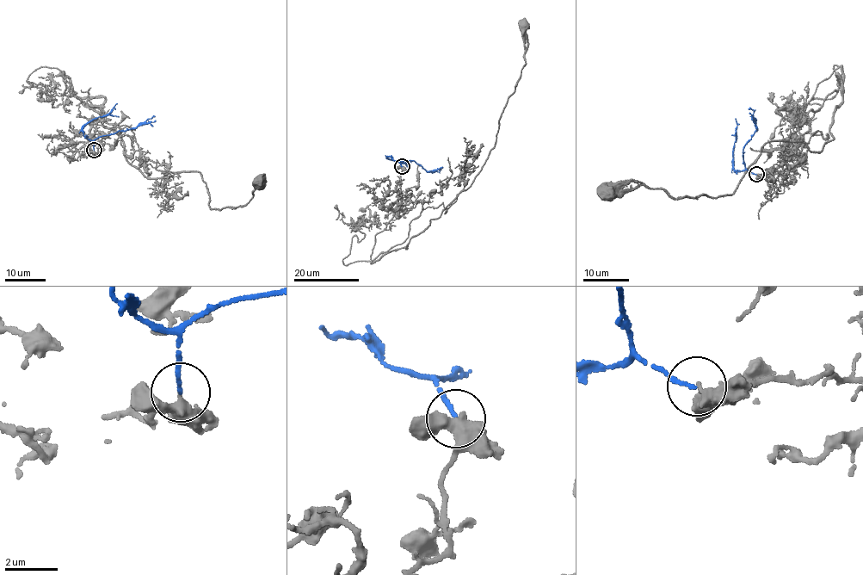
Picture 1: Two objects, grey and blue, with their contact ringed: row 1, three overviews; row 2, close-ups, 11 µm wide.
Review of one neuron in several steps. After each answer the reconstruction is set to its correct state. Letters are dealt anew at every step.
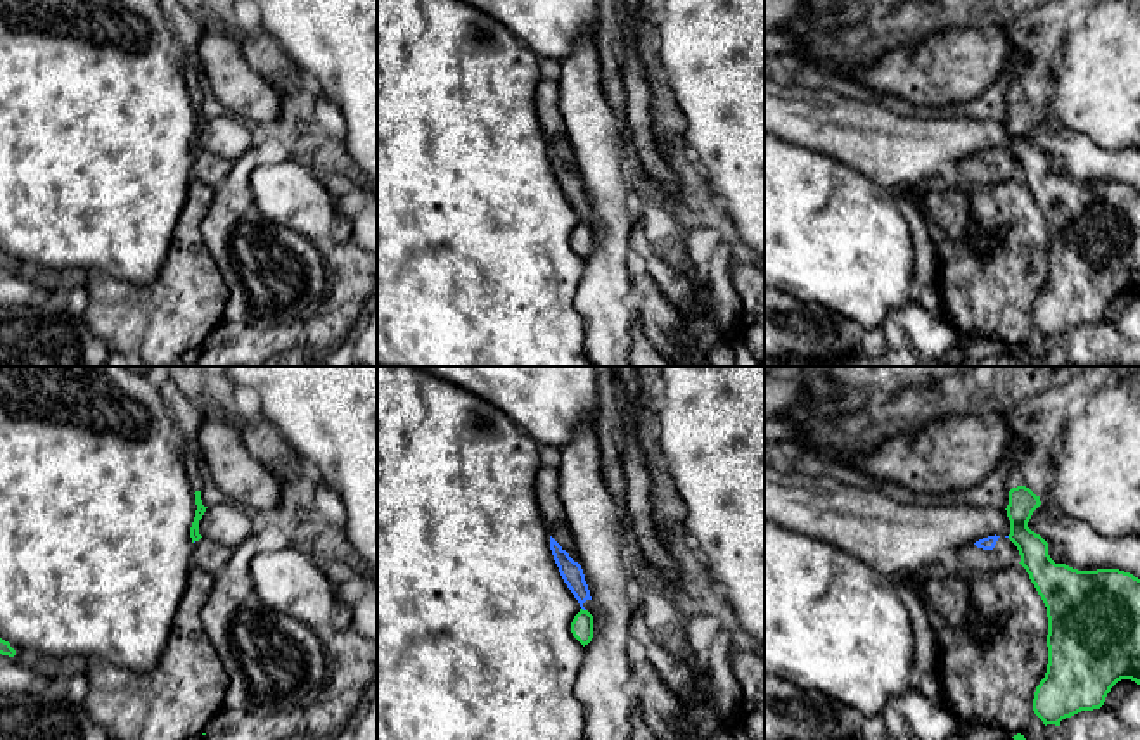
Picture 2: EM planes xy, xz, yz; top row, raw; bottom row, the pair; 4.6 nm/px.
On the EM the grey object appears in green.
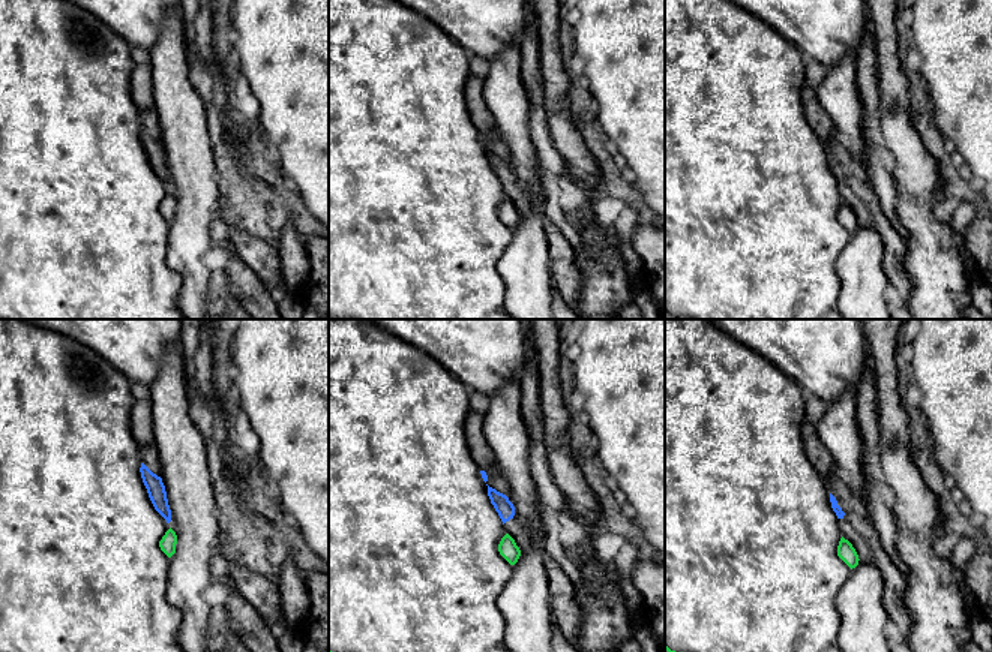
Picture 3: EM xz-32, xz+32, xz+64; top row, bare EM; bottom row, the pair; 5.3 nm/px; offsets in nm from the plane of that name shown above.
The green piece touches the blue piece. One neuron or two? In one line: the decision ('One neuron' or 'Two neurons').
Two neurons

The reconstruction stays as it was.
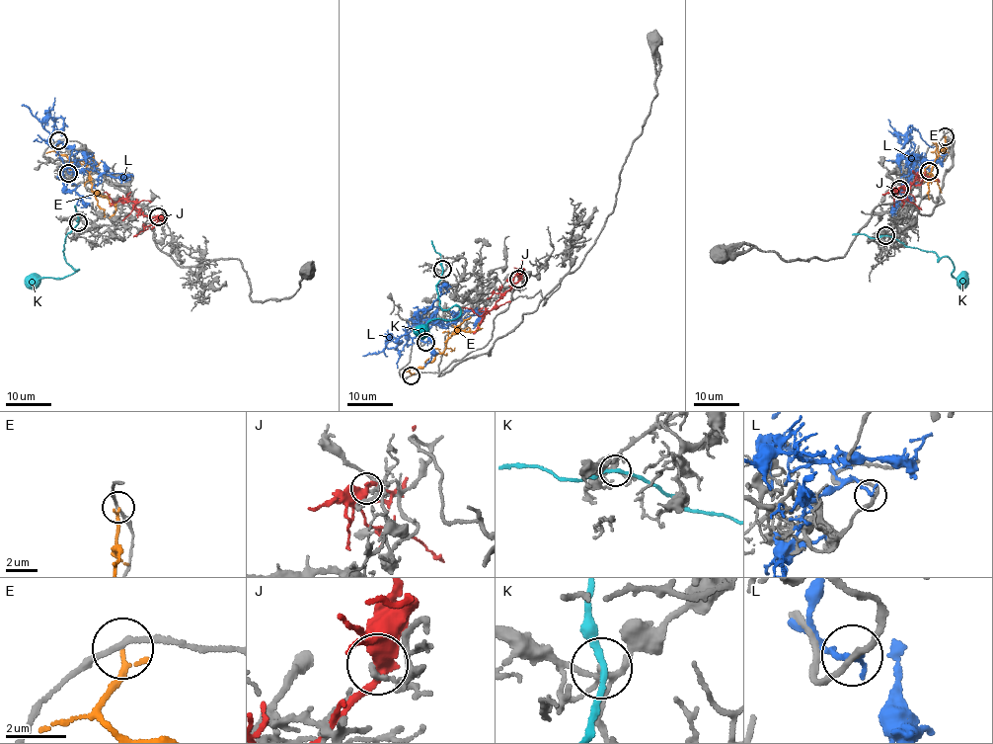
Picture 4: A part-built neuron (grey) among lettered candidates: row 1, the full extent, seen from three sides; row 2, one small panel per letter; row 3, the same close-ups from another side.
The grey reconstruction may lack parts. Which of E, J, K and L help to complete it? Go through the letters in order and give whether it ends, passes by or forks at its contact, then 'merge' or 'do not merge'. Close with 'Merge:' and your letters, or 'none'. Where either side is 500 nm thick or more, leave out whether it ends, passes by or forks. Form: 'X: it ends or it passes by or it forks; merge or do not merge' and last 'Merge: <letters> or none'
E: it passes by; do not merge
J: it passes by; do not merge
K: it passes by; do not merge
L: it ends; do not merge
Merge: none

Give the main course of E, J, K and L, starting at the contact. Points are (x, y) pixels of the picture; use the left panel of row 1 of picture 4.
E: (58, 140), (54, 151), (87, 167), (93, 191), (114, 206), (110, 217)
J: (158, 216), (142, 214), (132, 202), (114, 202), (104, 193)
K: (78, 222), (66, 235), (62, 251), (66, 263), (78, 271), (62, 279), (38, 279), (33, 284), (28, 282)
L: (68, 173), (65, 164), (82, 170), (94, 169), (85, 160), (75, 164), (74, 170), (67, 162)

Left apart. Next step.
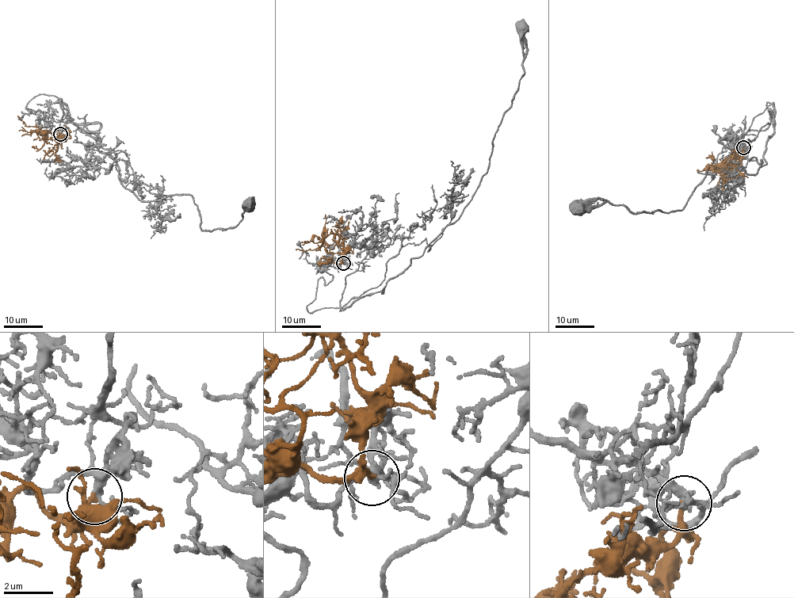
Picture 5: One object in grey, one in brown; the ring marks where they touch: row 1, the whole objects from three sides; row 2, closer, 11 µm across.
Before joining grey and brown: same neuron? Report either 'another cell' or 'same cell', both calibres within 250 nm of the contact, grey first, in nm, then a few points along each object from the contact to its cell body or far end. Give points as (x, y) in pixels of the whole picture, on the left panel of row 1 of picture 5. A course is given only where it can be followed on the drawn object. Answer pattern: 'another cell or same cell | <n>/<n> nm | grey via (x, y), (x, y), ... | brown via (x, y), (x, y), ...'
same cell | 240/200 nm | grey via (60, 134), (27, 104), (100, 123), (120, 183), (189, 194), (200, 229), (247, 203) | brown via (60, 134), (52, 136), (49, 132), (47, 143), (42, 139), (44, 132), (43, 144), (39, 149), (32, 146)

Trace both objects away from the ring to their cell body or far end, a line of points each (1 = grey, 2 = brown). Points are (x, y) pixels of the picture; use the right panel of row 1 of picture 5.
1: (744, 147), (769, 126), (768, 101), (774, 133), (757, 173), (712, 166), (669, 212), (577, 208)
2: (744, 147), (744, 154), (740, 152), (738, 165), (720, 163), (713, 169), (724, 180), (731, 177)

